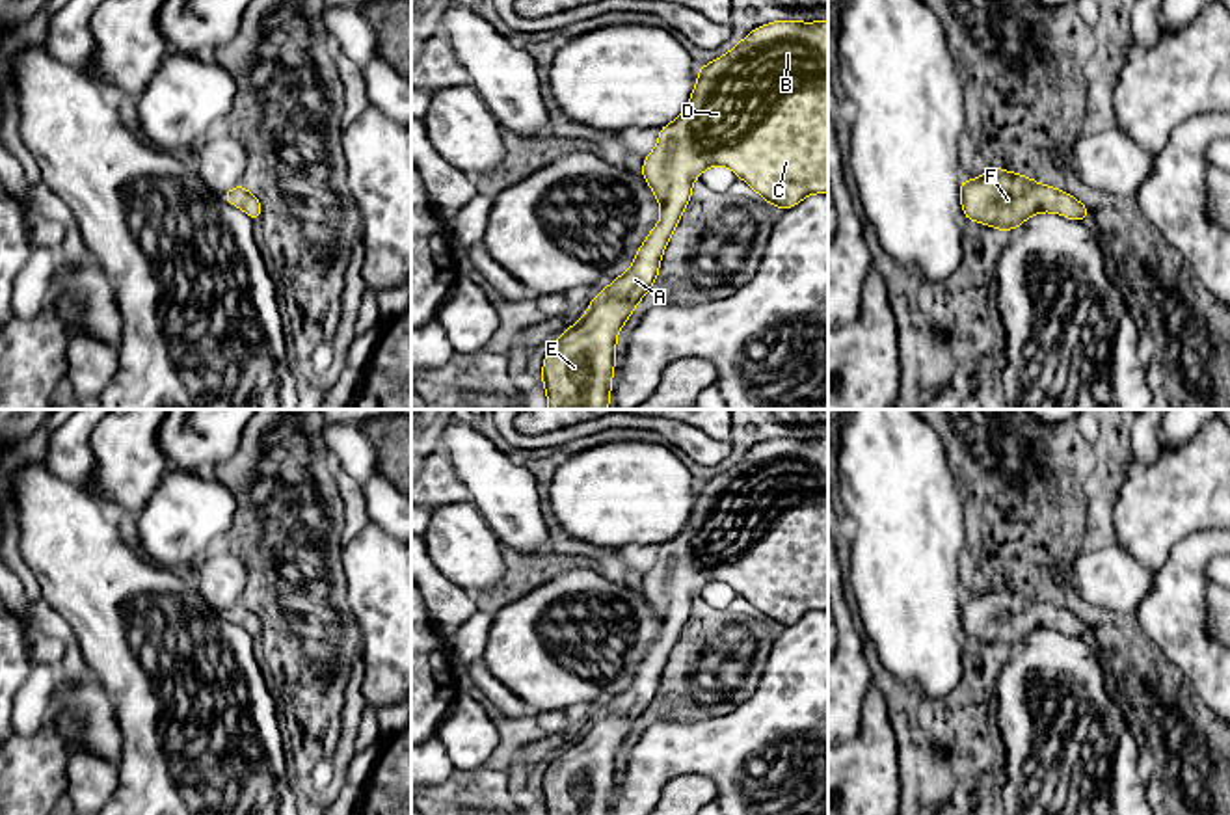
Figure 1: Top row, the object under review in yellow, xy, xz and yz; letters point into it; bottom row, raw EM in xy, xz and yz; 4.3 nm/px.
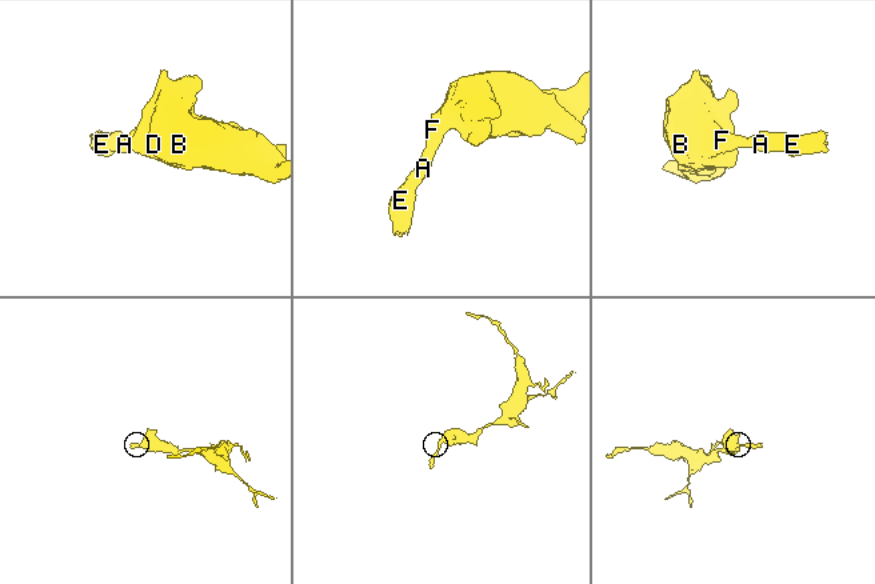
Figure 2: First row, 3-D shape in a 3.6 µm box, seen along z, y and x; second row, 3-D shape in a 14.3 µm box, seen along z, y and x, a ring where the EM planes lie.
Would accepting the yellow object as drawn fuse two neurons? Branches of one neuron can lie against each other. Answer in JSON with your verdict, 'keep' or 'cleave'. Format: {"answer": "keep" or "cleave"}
{"answer": "keep"}

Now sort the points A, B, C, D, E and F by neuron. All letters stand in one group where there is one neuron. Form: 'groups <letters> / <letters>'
groups A B C D E F

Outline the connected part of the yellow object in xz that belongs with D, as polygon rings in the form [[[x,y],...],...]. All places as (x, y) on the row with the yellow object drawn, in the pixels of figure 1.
[[[828,20],[763,24],[735,48],[698,69],[690,100],[675,121],[659,130],[657,147],[640,171],[661,205],[661,223],[649,231],[631,268],[594,296],[584,318],[551,344],[541,370],[549,409],[608,409],[618,331],[653,287],[664,247],[692,195],[692,182],[711,166],[728,166],[780,210],[795,207],[809,194],[828,194]]]

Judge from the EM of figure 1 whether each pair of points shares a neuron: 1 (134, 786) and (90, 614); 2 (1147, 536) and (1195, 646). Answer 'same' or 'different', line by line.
1: same
2: different

